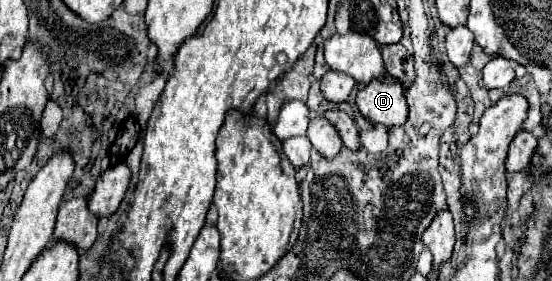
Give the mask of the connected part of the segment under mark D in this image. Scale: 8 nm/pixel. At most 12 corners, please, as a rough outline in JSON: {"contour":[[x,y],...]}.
{"contour":[[388,74],[366,84],[356,104],[386,128],[406,122],[402,82]]}

